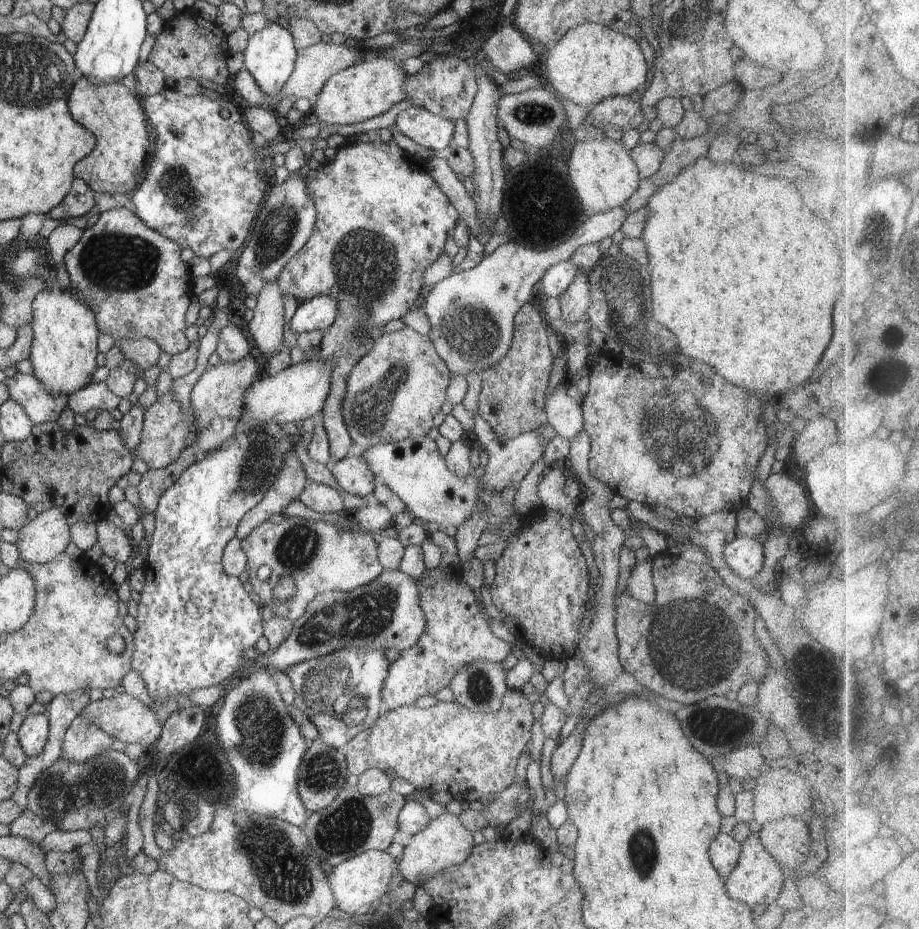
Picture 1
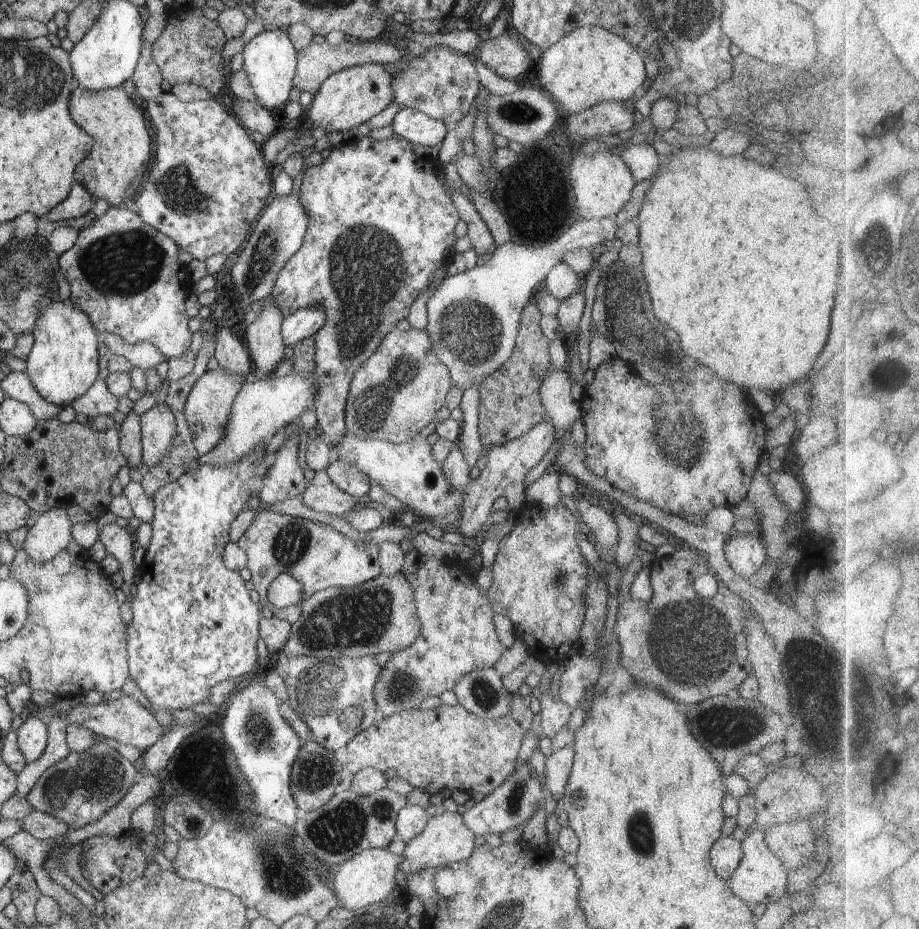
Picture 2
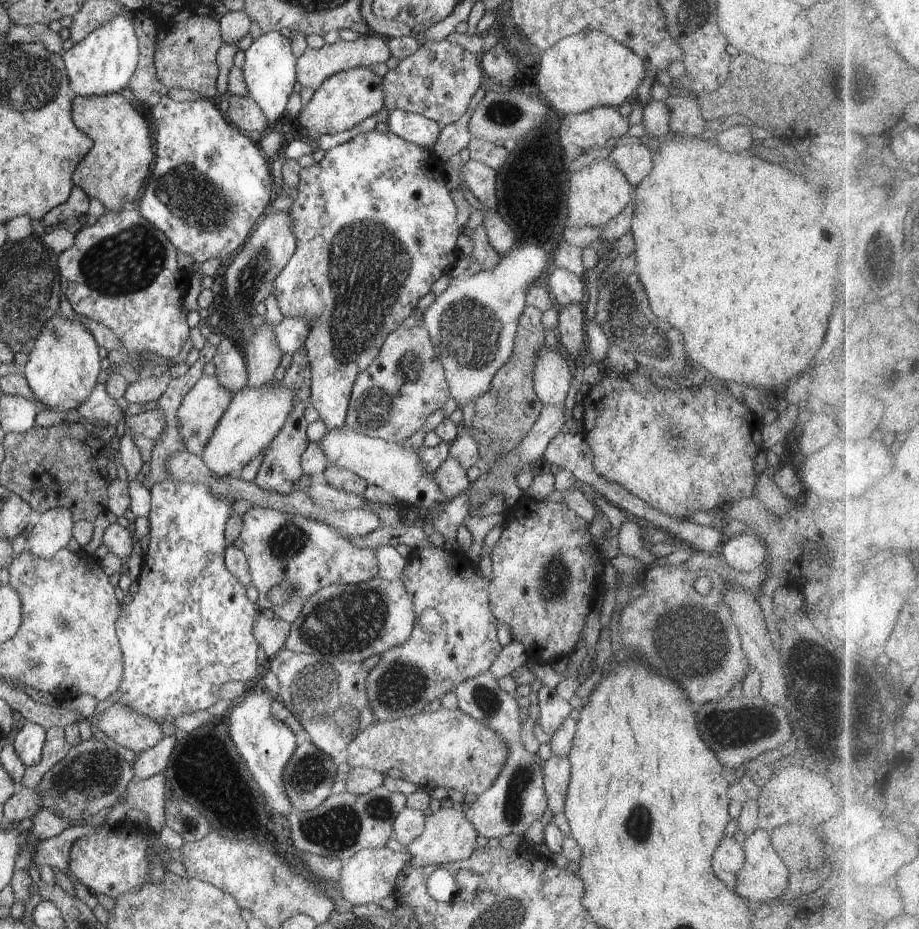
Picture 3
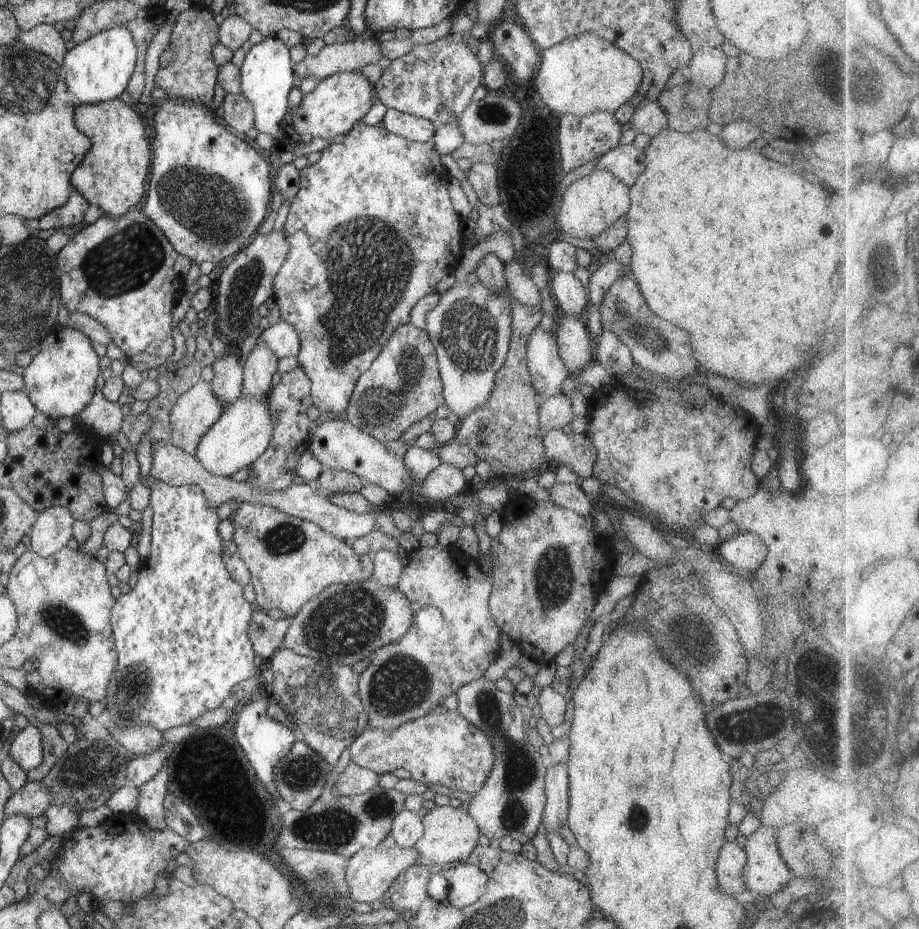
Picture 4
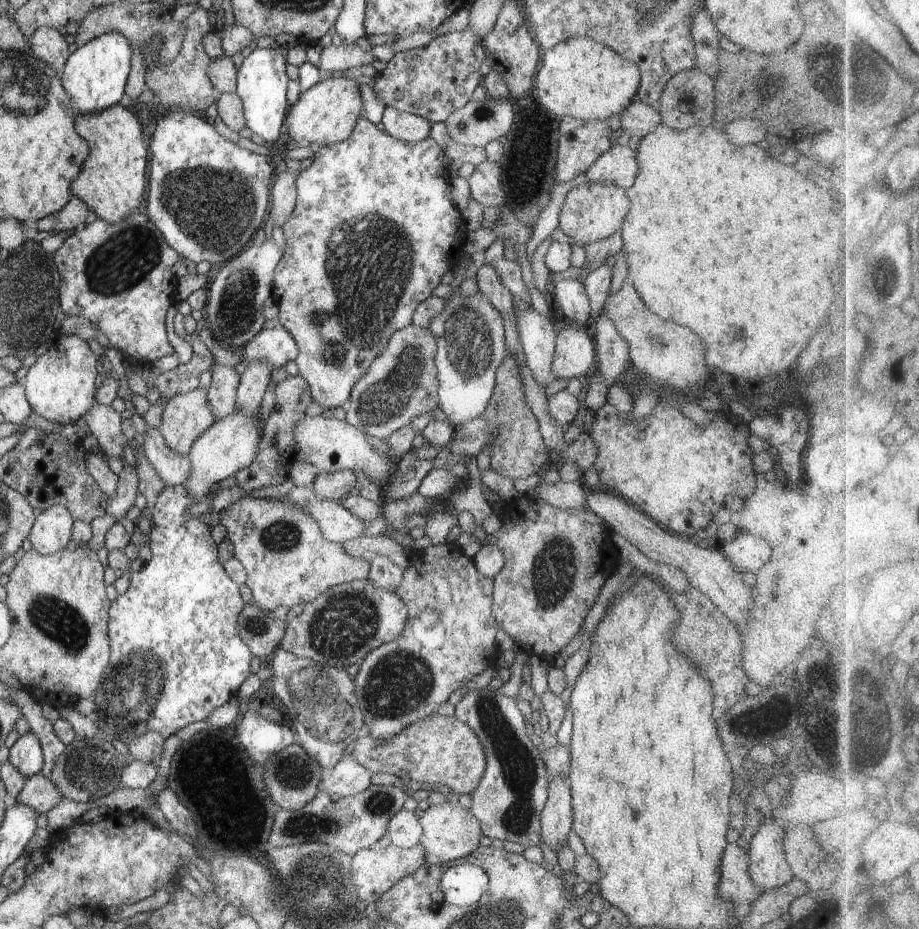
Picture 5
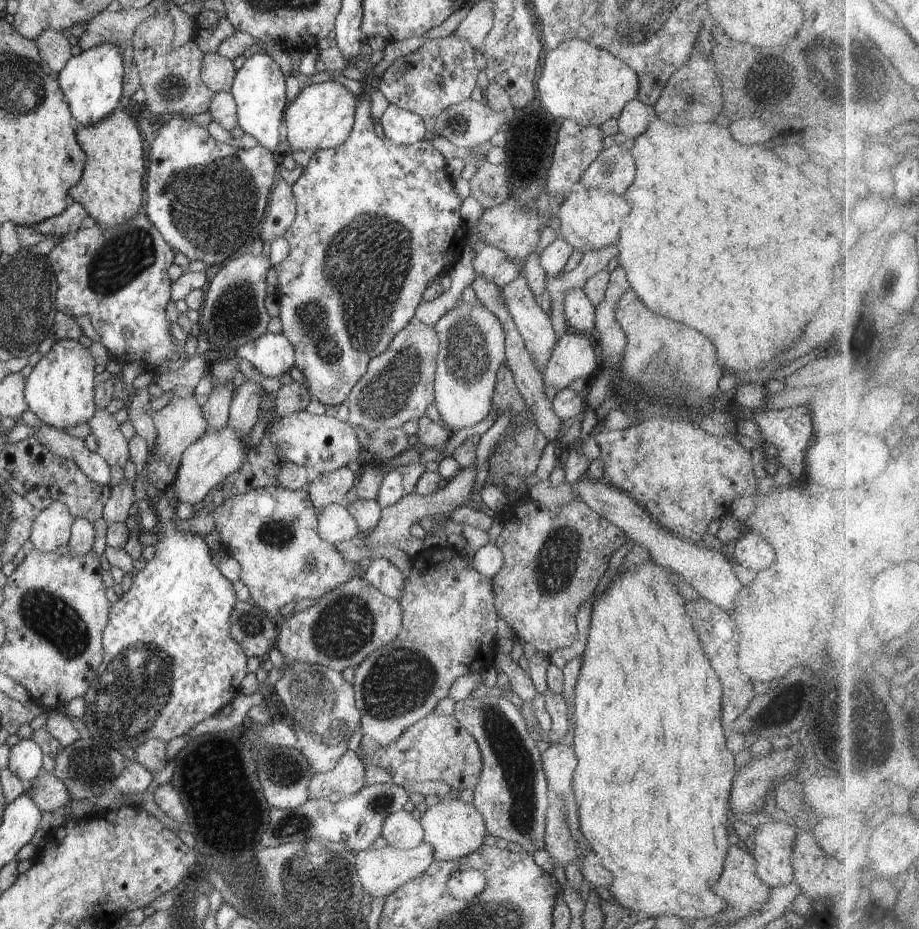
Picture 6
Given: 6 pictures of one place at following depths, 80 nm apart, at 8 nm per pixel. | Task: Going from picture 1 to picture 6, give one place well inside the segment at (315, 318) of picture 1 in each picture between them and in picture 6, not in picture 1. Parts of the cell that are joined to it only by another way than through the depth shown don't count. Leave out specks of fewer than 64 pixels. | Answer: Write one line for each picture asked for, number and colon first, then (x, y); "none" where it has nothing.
2: (304, 323)
3: (291, 333)
4: (281, 338)
5: (277, 346)
6: (272, 355)

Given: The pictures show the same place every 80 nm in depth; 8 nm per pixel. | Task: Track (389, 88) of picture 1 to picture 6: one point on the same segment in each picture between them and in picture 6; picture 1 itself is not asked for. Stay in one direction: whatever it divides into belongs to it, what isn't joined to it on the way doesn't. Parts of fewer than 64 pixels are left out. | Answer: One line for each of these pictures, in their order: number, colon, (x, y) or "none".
2: (348, 98)
3: (344, 100)
4: (337, 103)
5: (325, 114)
6: (321, 116)

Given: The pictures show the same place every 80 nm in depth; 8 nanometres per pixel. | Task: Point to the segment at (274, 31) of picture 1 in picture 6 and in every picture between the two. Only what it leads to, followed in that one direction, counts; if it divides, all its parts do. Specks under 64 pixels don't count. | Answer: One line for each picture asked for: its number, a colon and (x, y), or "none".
2: (270, 60)
3: (269, 70)
4: (267, 77)
5: (262, 81)
6: (259, 89)

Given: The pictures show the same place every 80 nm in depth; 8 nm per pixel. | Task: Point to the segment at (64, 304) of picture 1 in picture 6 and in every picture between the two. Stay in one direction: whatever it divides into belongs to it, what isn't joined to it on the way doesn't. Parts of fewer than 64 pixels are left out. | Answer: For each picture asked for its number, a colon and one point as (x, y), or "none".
2: (62, 365)
3: (63, 366)
4: (60, 381)
5: (59, 386)
6: (60, 389)

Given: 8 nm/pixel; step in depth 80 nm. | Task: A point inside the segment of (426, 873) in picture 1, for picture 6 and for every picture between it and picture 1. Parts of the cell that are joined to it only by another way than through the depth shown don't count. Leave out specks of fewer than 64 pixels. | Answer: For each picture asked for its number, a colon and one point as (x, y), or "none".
2: (445, 840)
3: (449, 836)
4: (450, 833)
5: (450, 831)
6: (454, 828)

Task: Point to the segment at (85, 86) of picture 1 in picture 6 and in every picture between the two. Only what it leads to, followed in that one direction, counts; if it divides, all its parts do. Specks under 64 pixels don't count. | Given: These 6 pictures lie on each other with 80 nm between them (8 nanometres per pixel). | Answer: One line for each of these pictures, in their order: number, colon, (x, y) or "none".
2: (113, 170)
3: (114, 170)
4: (113, 174)
5: (112, 181)
6: (112, 182)

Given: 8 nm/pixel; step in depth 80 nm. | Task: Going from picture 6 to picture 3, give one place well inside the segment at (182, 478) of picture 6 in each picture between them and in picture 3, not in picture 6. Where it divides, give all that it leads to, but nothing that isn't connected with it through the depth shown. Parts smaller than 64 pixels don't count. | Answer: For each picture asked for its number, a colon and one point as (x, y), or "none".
3: (254, 416)
4: (241, 434)
5: (229, 445)

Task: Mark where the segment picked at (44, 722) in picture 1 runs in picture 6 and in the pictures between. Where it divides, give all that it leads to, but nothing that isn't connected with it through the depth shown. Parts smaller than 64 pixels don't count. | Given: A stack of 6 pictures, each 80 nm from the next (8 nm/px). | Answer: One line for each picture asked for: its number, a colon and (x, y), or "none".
2: (32, 736)
3: (28, 742)
4: (26, 749)
5: (26, 755)
6: (26, 758)

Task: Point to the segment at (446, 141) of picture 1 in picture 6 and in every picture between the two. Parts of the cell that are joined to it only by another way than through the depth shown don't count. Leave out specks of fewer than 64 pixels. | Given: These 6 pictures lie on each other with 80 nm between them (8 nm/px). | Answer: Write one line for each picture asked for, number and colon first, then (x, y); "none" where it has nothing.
2: (415, 127)
3: (417, 129)
4: (417, 129)
5: (407, 127)
6: (402, 127)

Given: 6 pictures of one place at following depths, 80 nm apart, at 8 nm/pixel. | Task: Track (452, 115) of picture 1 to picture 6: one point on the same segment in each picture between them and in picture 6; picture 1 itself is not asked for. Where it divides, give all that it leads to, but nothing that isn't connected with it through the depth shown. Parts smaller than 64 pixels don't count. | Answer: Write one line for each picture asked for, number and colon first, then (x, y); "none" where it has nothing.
2: (442, 83)
3: (437, 81)
4: (436, 81)
5: (431, 81)
6: (442, 72)

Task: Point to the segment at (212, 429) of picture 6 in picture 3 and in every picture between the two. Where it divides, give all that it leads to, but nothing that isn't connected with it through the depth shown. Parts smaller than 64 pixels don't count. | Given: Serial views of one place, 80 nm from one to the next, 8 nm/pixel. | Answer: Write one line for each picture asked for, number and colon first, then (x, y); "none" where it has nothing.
3: (230, 368)
4: (227, 382)
5: (221, 395)

